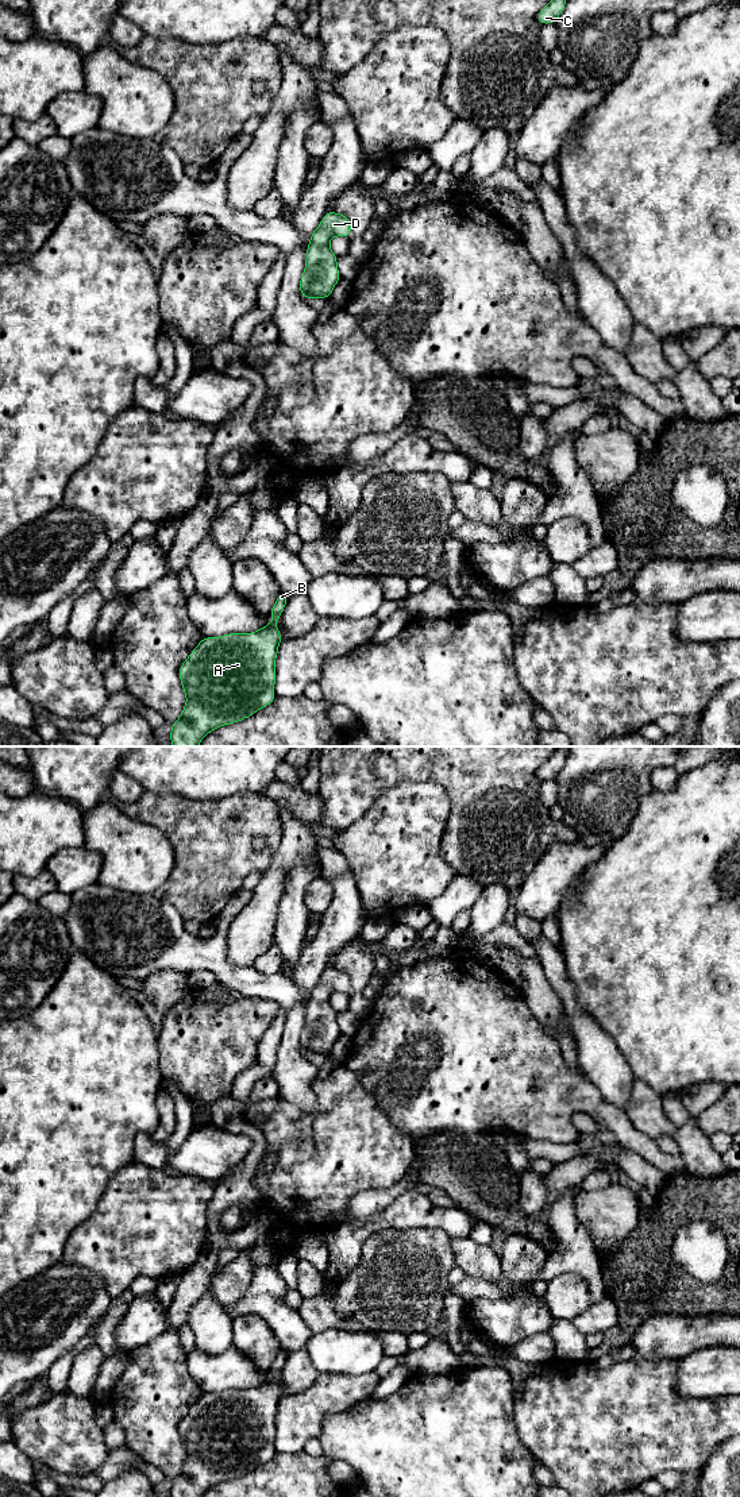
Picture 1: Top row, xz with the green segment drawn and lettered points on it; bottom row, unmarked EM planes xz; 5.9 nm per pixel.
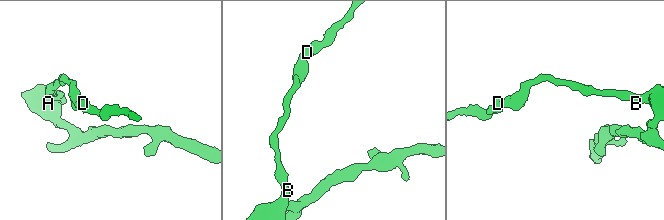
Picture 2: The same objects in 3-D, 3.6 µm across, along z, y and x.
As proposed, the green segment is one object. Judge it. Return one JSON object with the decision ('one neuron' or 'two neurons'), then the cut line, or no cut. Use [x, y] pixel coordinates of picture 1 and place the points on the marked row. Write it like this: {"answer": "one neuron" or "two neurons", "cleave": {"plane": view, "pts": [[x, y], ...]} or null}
{"answer": "one neuron", "cleave": null}

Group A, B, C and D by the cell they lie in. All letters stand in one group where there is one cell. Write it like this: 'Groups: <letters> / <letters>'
Groups: A B C D

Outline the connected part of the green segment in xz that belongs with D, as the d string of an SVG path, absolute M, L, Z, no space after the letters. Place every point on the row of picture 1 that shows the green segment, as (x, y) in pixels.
M325 212L319 227L311 234L307 247L305 269L300 279L300 293L305 298L328 298L339 282L338 256L331 251L329 242L335 236L348 238L351 234L351 220L338 212Z

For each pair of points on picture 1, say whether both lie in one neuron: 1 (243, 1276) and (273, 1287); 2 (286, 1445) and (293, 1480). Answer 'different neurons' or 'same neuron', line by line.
1: different neurons
2: different neurons

